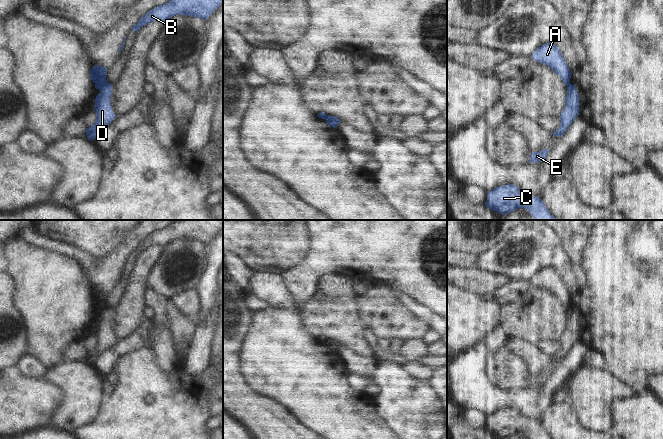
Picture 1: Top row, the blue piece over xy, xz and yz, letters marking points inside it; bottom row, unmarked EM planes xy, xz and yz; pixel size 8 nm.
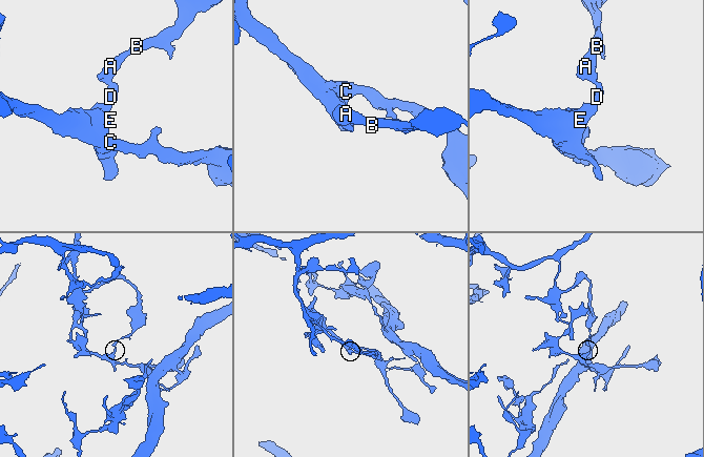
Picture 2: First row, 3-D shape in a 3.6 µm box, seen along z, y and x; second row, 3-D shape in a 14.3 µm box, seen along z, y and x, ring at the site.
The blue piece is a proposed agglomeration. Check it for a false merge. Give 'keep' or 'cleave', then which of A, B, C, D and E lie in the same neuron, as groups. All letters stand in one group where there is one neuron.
cleave; A B / C D E

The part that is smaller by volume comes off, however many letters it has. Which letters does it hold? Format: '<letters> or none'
C, D, E

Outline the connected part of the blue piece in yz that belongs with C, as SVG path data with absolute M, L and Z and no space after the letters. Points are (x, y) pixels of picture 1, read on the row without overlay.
M513 408L497 410L489 415L485 429L502 439L518 432L526 433L531 439L551 439L543 424L531 420Z

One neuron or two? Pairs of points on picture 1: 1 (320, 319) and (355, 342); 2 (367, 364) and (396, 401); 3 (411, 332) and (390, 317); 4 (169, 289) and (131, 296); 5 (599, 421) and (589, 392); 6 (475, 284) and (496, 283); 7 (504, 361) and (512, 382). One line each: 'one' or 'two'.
1: one
2: two
3: one
4: two
5: one
6: one
7: one

